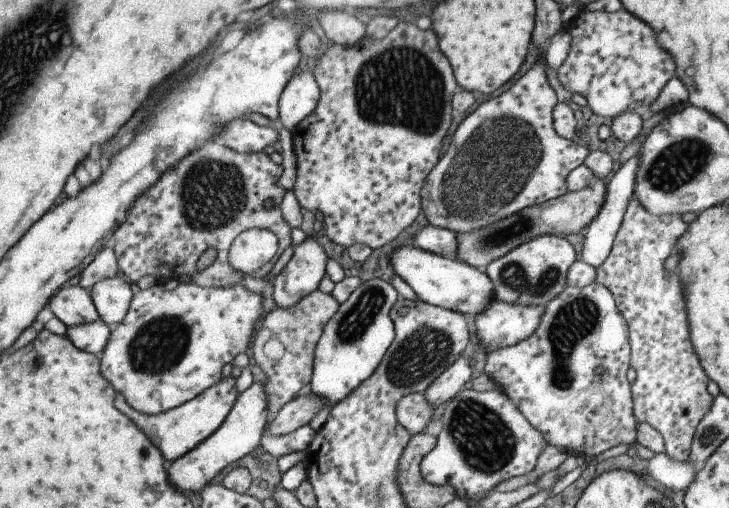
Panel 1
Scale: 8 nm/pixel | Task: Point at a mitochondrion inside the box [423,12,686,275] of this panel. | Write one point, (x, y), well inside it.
(499, 157)

